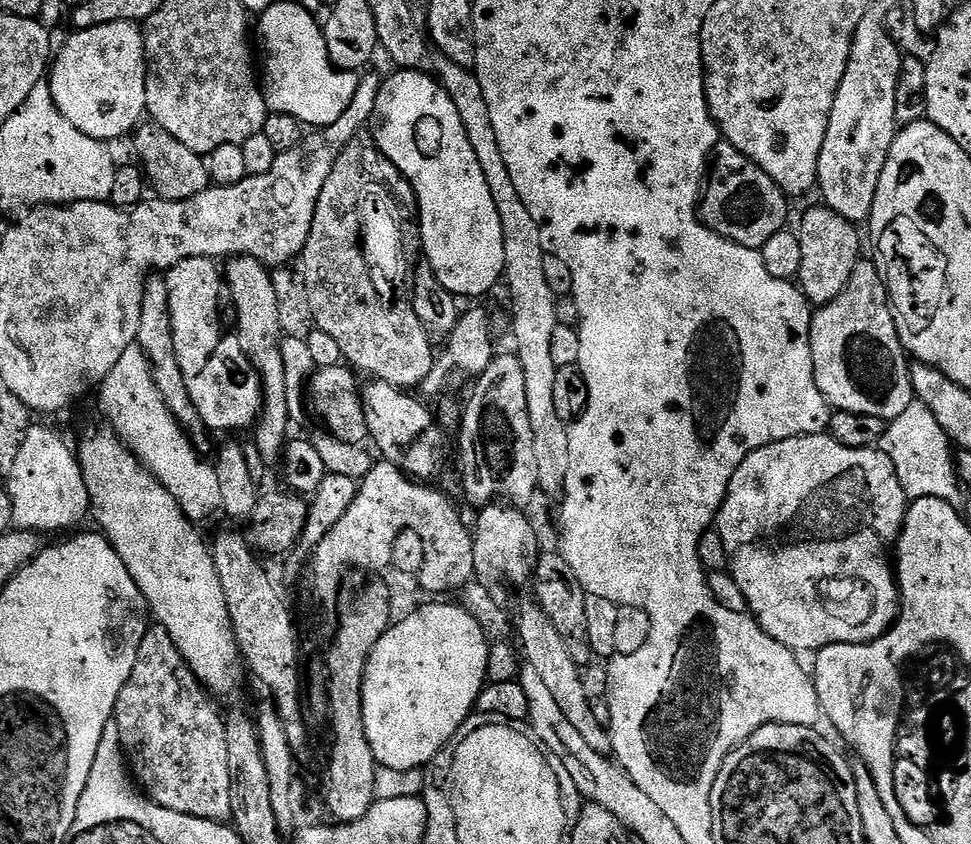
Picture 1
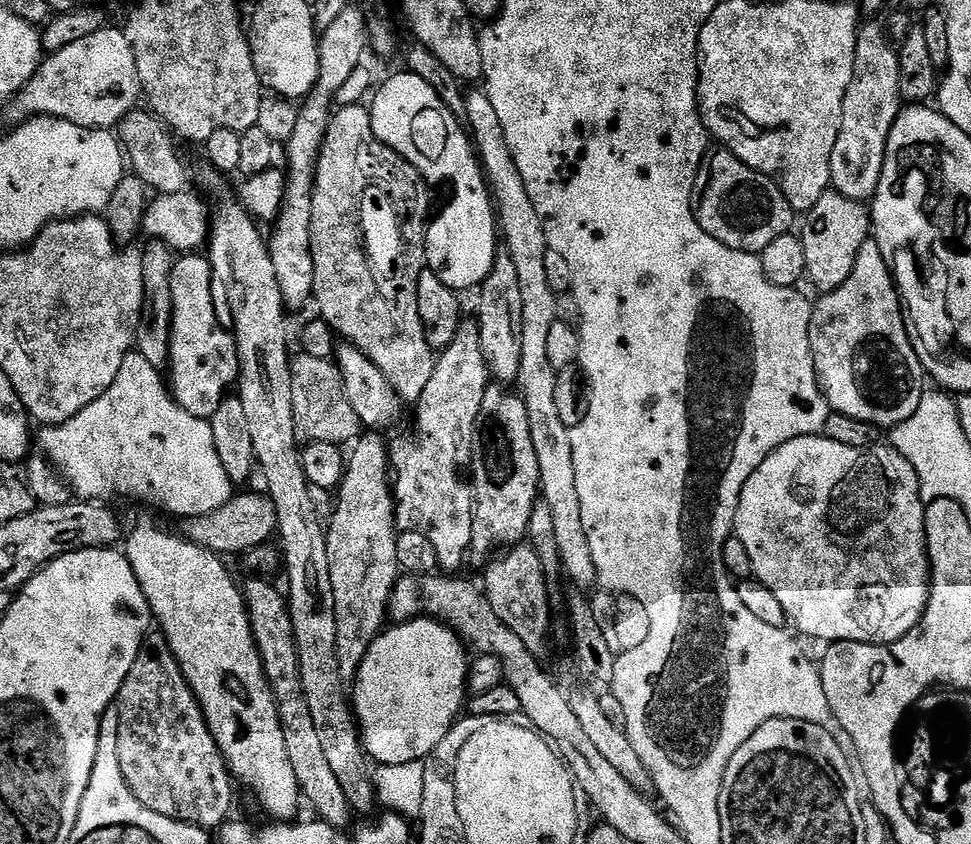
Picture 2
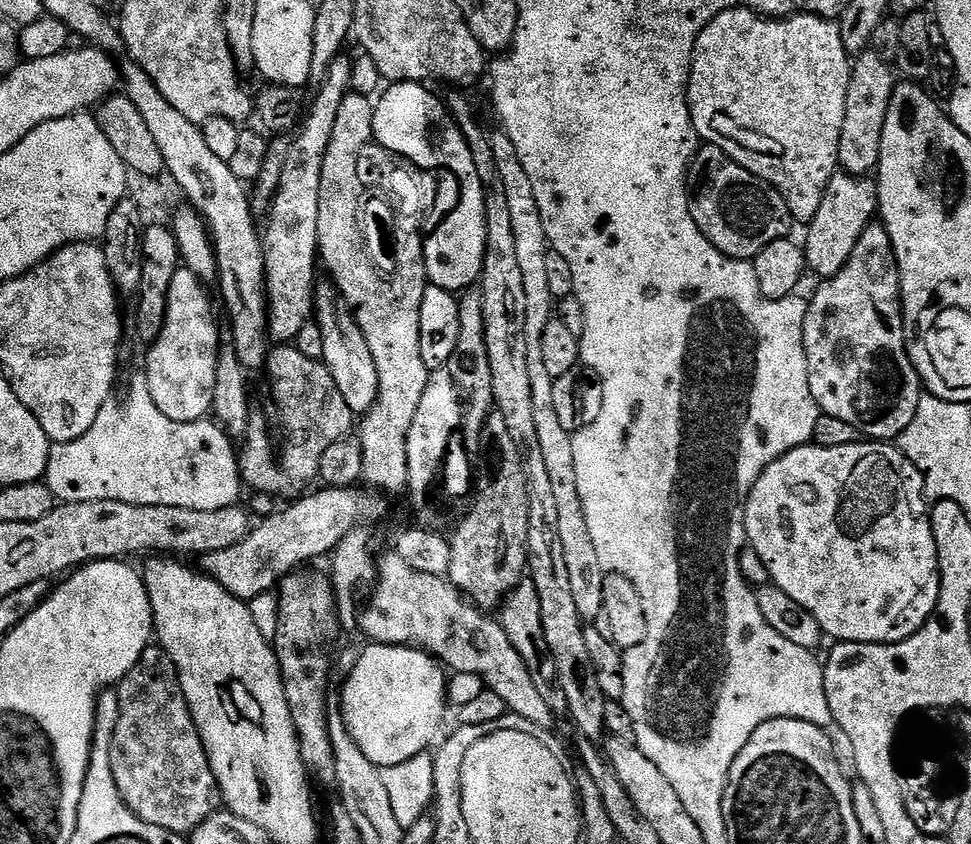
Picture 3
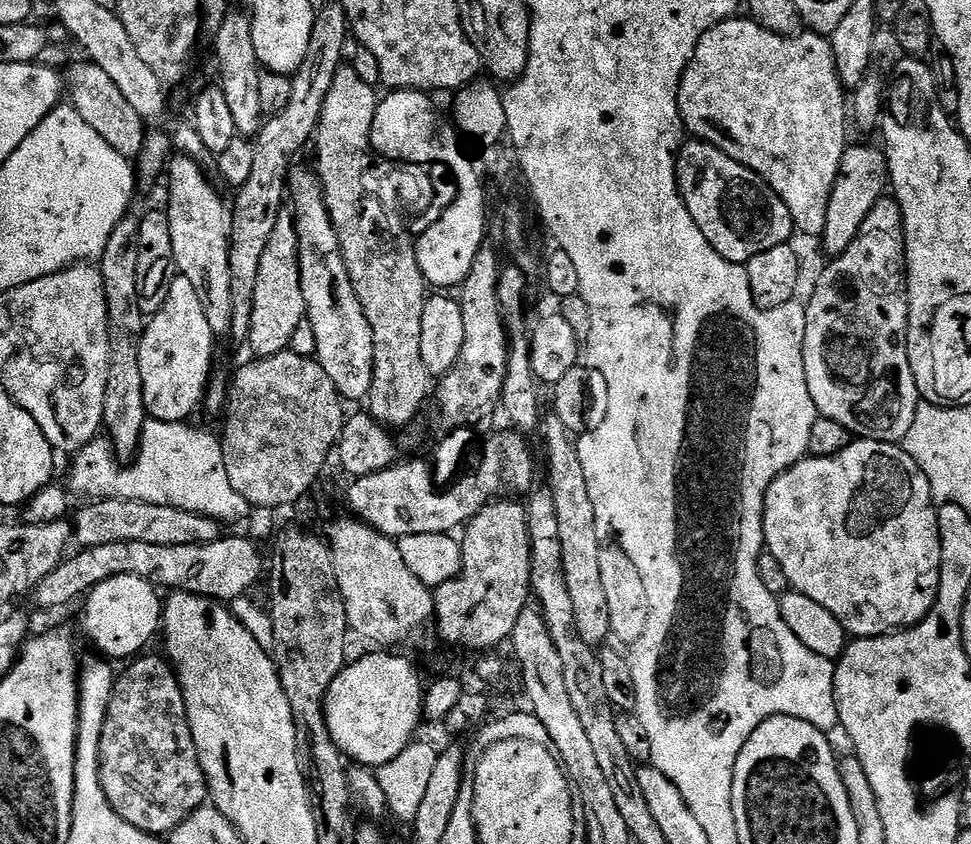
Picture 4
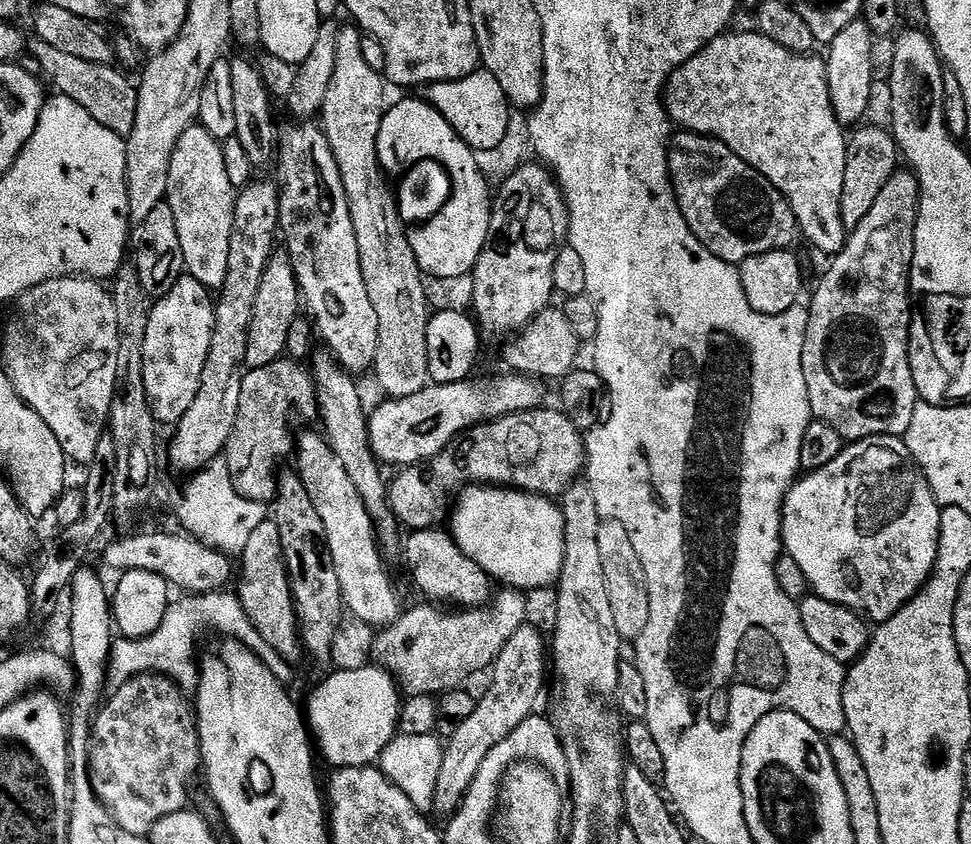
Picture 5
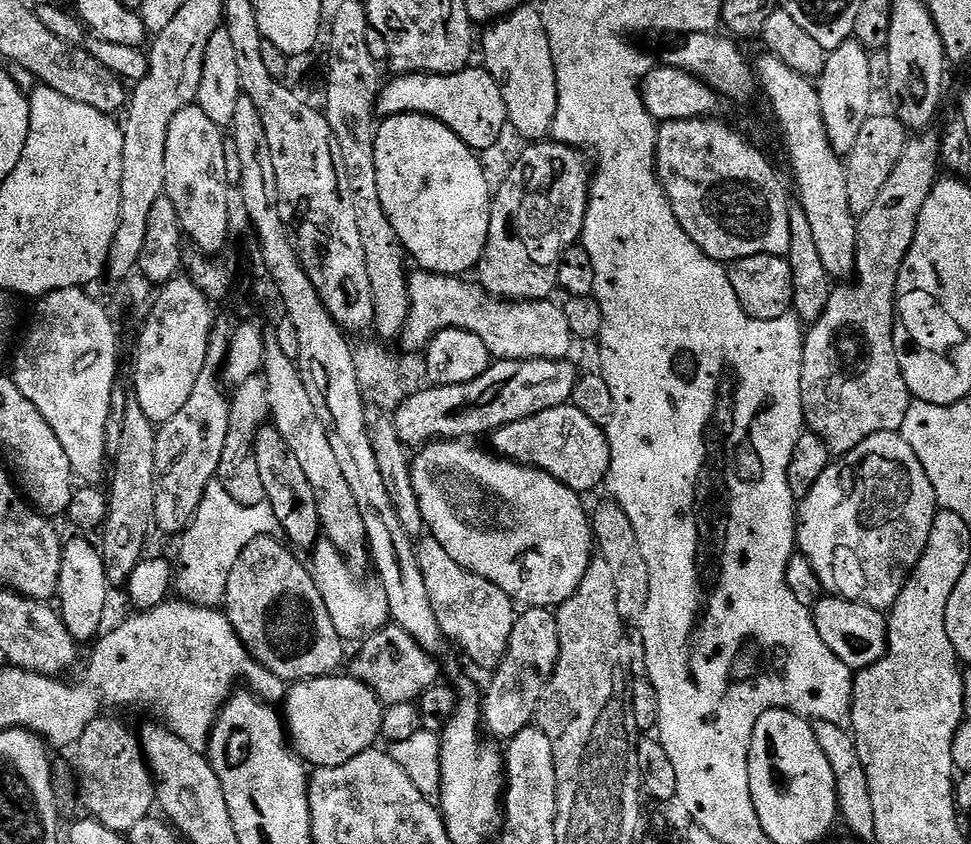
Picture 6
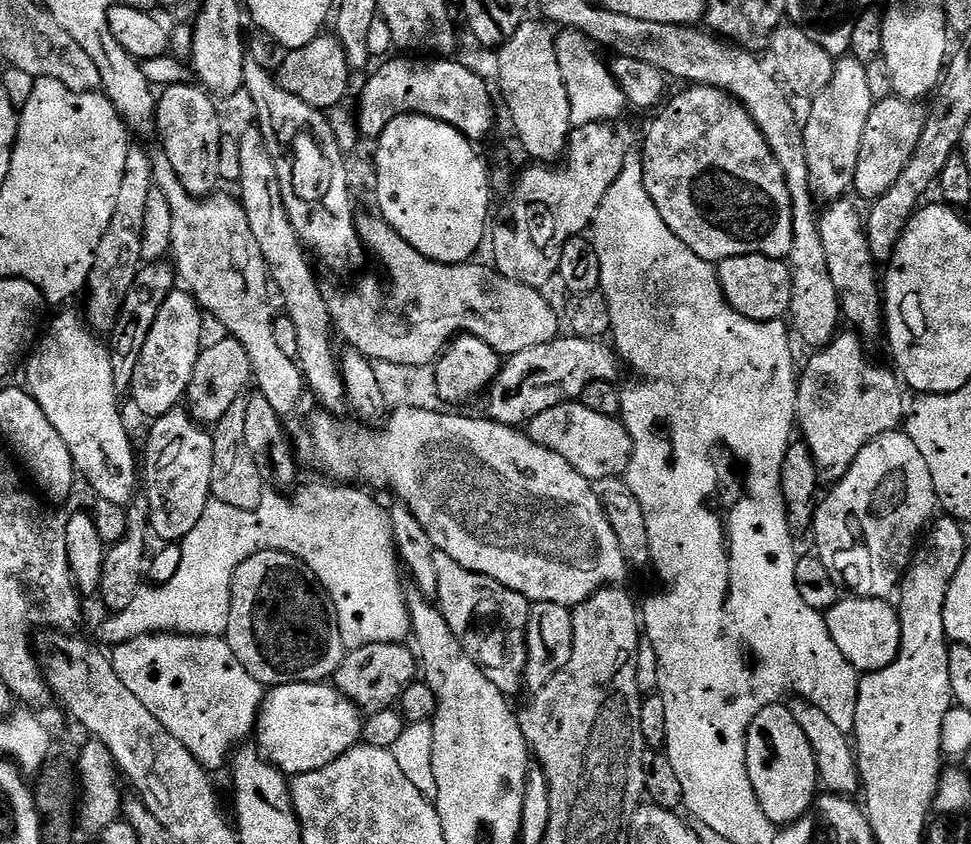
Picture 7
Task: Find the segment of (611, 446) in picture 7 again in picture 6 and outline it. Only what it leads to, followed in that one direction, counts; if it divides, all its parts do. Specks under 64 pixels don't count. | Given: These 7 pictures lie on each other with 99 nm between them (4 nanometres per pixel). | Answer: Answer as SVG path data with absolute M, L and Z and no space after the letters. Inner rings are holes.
M570 402L502 426L491 433L490 440L495 455L525 467L540 468L581 494L601 487L607 479L610 464L607 433Z

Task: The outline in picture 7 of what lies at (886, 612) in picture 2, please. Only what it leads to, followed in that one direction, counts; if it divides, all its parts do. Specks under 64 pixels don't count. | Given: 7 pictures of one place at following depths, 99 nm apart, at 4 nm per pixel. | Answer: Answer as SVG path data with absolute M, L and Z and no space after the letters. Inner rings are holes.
M904 430L887 432L885 436L879 436L871 440L858 454L858 458L854 458L850 470L846 470L846 474L841 480L836 481L827 491L828 497L826 497L825 500L823 497L823 499L817 503L816 517L812 523L810 533L811 539L816 539L815 555L824 563L826 570L830 570L830 574L835 576L837 581L839 581L847 591L848 588L852 591L849 593L851 593L853 597L866 600L888 600L889 597L891 597L891 592L895 593L897 589L899 589L900 581L904 579L904 574L908 571L914 559L914 553L918 547L918 541L921 539L922 533L933 523L934 517L937 515L937 513L935 514L936 510L938 512L934 482L931 480L930 469L926 466L926 461L922 458L921 451L918 450L917 446L915 446L914 442L911 441Z

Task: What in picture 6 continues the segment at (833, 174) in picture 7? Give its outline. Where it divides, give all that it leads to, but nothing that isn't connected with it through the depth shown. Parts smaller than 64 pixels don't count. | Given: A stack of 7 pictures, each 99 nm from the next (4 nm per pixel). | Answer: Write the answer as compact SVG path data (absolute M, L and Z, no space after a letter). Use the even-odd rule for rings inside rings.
M854 38L829 53L823 74L819 77L819 101L822 102L823 124L827 138L837 155L846 156L853 148L859 131L872 114L870 106L874 93L870 86L868 50Z

